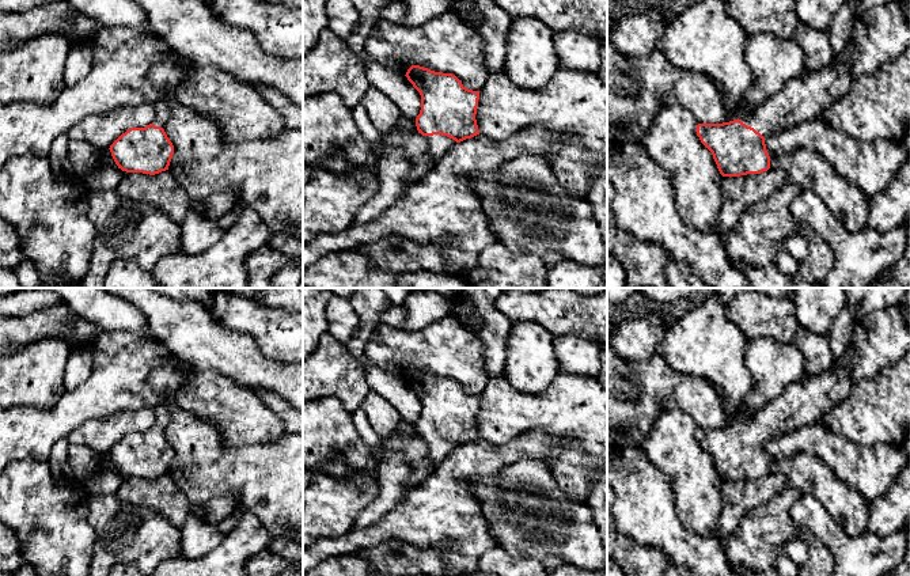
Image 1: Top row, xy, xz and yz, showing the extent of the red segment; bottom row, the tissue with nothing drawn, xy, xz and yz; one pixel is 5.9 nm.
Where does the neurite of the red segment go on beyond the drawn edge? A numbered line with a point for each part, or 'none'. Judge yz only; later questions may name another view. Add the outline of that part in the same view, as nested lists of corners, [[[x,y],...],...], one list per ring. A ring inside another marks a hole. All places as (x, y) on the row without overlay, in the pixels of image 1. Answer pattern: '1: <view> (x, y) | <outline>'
1: yz (806, 402) | [[[849,345],[837,363],[818,375],[807,375],[804,380],[789,384],[761,410],[746,406],[746,417],[739,424],[766,442],[820,421],[824,413],[848,398],[854,387],[849,372],[852,361],[853,346]]]

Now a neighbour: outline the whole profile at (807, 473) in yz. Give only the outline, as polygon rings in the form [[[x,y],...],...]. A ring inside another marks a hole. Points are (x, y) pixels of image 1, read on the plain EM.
[[[799,452],[770,462],[770,473],[784,474],[788,488],[814,496],[846,535],[857,537],[867,531],[869,501],[839,481],[816,455]]]

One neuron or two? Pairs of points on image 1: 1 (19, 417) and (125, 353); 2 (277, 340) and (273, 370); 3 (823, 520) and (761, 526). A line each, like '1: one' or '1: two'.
1: one
2: two
3: two

